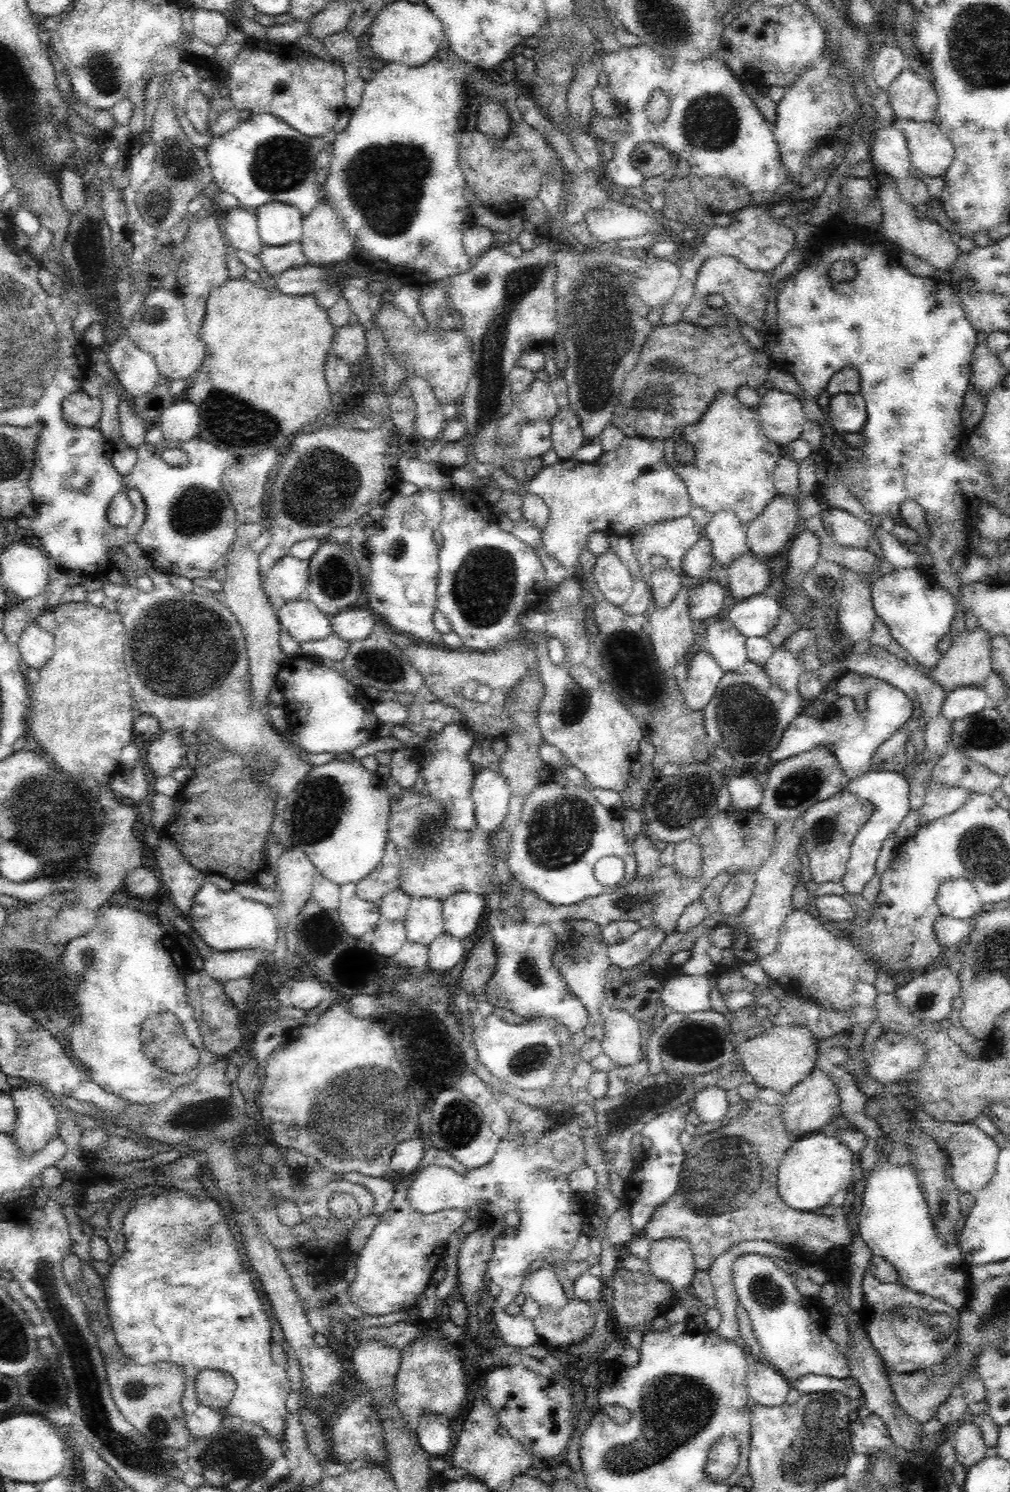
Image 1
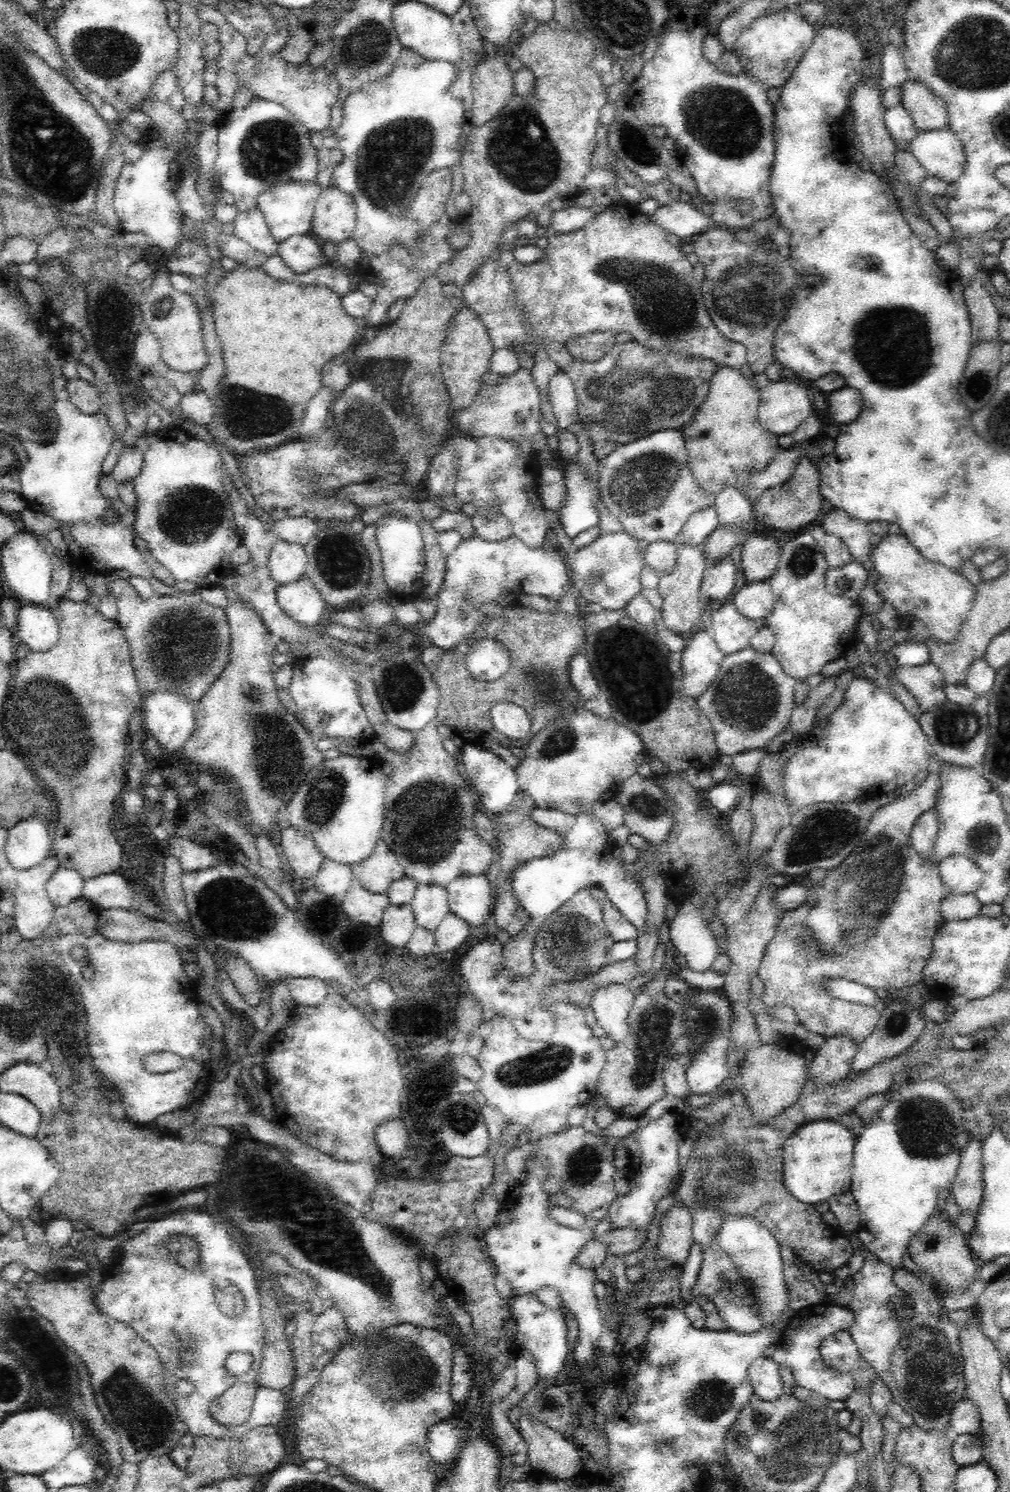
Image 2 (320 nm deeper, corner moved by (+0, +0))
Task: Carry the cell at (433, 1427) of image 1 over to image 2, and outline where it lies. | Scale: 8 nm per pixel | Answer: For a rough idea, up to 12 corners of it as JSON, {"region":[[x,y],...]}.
{"region":[[445,1421],[430,1428],[427,1450],[436,1465],[455,1458],[456,1427]]}

